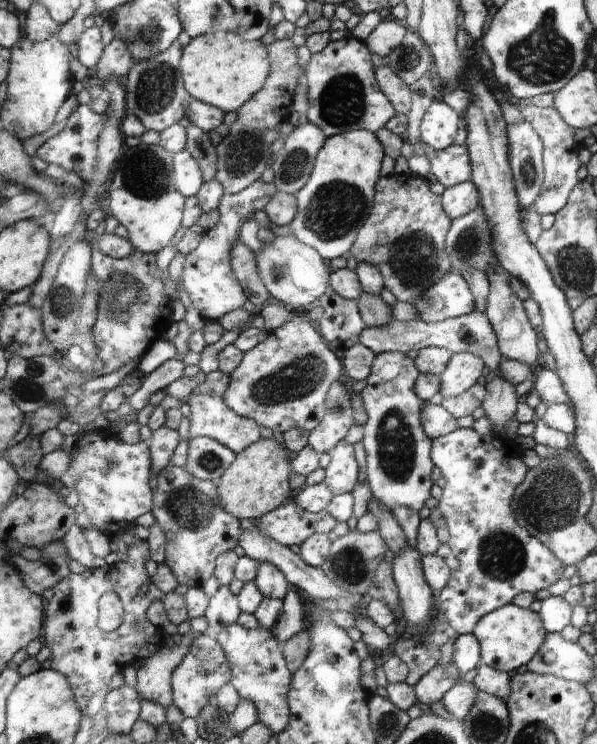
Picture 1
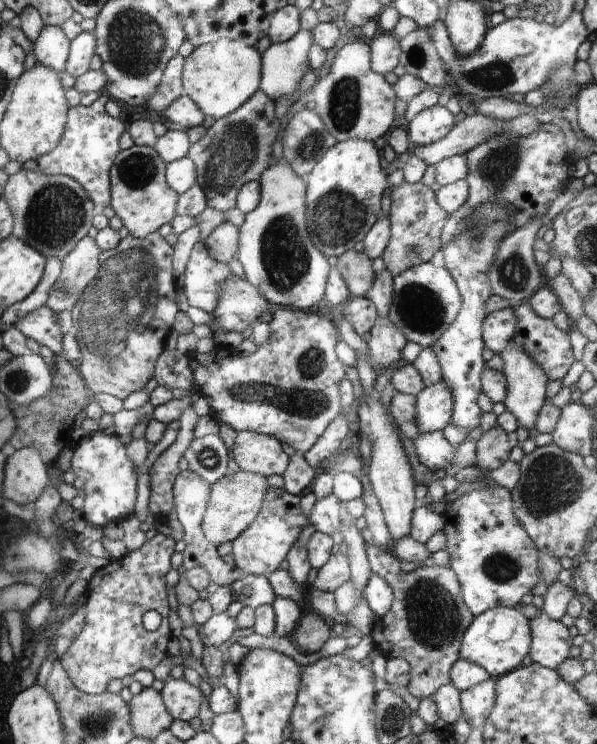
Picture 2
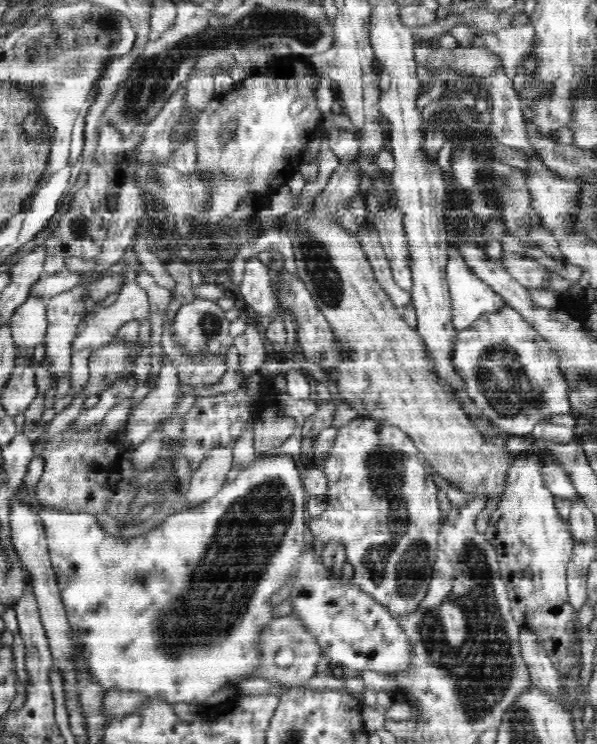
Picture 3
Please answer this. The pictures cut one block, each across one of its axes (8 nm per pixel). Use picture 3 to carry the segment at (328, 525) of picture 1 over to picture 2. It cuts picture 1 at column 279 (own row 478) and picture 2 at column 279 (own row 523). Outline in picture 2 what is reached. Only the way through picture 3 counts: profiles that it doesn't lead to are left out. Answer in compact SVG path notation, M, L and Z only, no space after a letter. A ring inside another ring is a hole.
M270 487L266 492L260 514L237 539L234 539L233 557L239 569L249 575L260 575L268 578L278 570L280 562L286 558L293 545L297 543L302 532L309 527L309 517L302 514L301 496L286 492L285 487Z

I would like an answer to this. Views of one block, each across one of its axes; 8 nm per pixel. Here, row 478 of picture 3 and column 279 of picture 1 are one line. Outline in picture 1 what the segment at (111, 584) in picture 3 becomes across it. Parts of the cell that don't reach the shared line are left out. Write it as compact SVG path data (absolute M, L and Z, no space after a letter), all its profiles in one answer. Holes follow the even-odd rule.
M274 235L272 240L263 243L261 251L255 256L258 272L260 273L262 282L269 292L270 297L276 298L277 301L284 302L288 306L292 306L296 312L304 309L304 306L312 304L314 300L318 300L325 294L328 288L328 276L331 276L326 262L320 258L321 253L314 250L310 245L305 245L294 236Z

